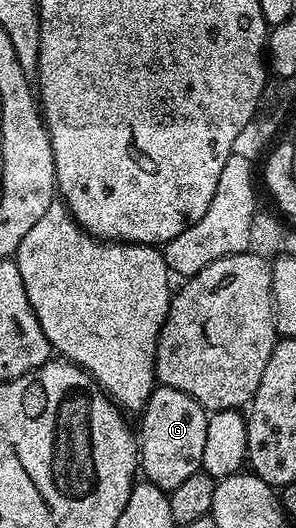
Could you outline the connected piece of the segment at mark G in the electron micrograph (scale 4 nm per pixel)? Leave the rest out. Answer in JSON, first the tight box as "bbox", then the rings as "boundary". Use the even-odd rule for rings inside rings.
{"bbox":[138,385,209,492],"boundary":[[[157,385],[139,415],[138,466],[143,477],[159,490],[170,492],[190,476],[201,473],[209,417],[209,411],[200,406],[198,400],[186,396],[186,392]]]}

